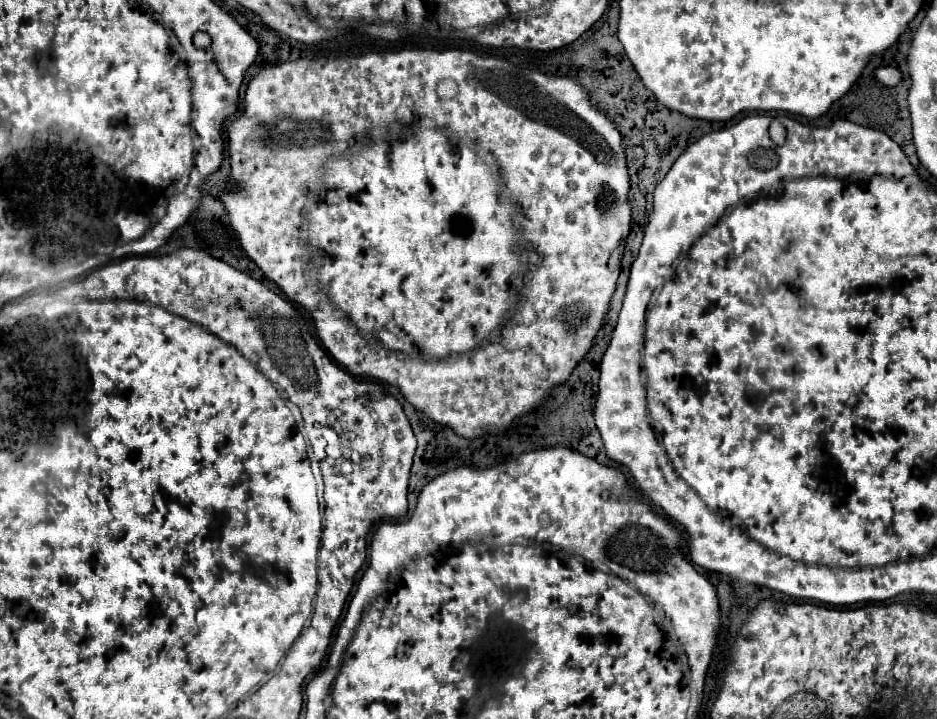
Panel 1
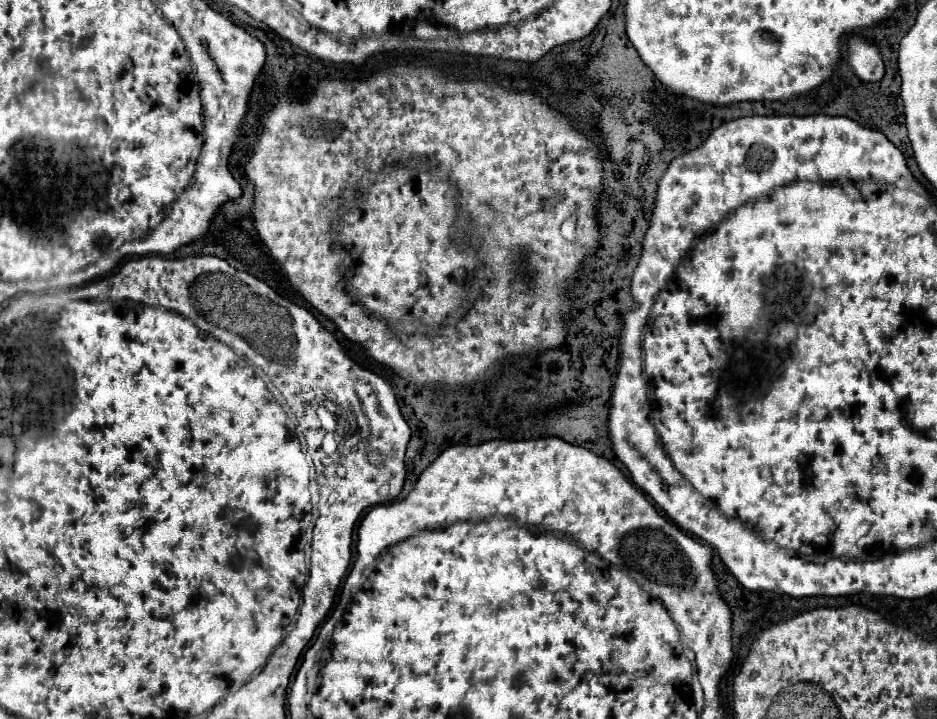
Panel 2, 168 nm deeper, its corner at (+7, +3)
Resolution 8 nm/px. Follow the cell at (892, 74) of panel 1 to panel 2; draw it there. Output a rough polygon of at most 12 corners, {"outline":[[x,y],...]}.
{"outline":[[858,36],[848,40],[848,62],[864,82],[884,76],[878,48]]}

